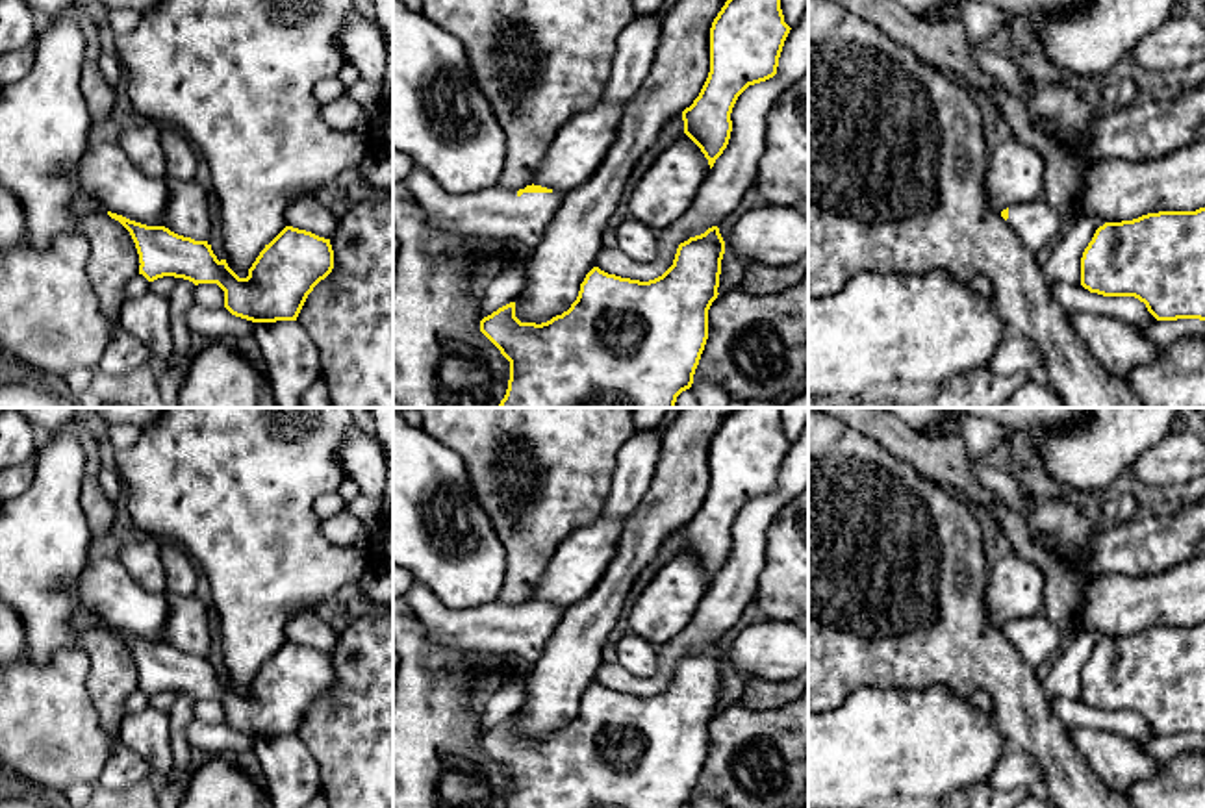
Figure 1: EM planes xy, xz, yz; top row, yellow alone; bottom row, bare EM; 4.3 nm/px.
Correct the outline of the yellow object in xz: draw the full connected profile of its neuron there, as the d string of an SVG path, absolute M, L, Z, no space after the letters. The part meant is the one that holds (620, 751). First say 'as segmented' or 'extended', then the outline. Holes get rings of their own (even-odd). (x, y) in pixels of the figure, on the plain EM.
as segmented; M717 641L680 658L673 680L649 697L621 693L593 682L577 715L567 726L547 738L521 738L515 717L480 736L480 747L510 776L506 808L682 808L691 802L693 789L708 754L708 725L717 713L725 656Z

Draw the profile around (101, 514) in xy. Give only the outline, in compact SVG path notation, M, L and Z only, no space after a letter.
M85 476L80 489L80 504L85 511L91 539L100 539L113 532L117 511L96 476Z

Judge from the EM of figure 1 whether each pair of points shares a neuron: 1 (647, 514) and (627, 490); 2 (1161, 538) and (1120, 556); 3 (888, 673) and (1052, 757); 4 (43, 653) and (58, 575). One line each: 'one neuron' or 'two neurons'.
1: two neurons
2: one neuron
3: one neuron
4: one neuron

